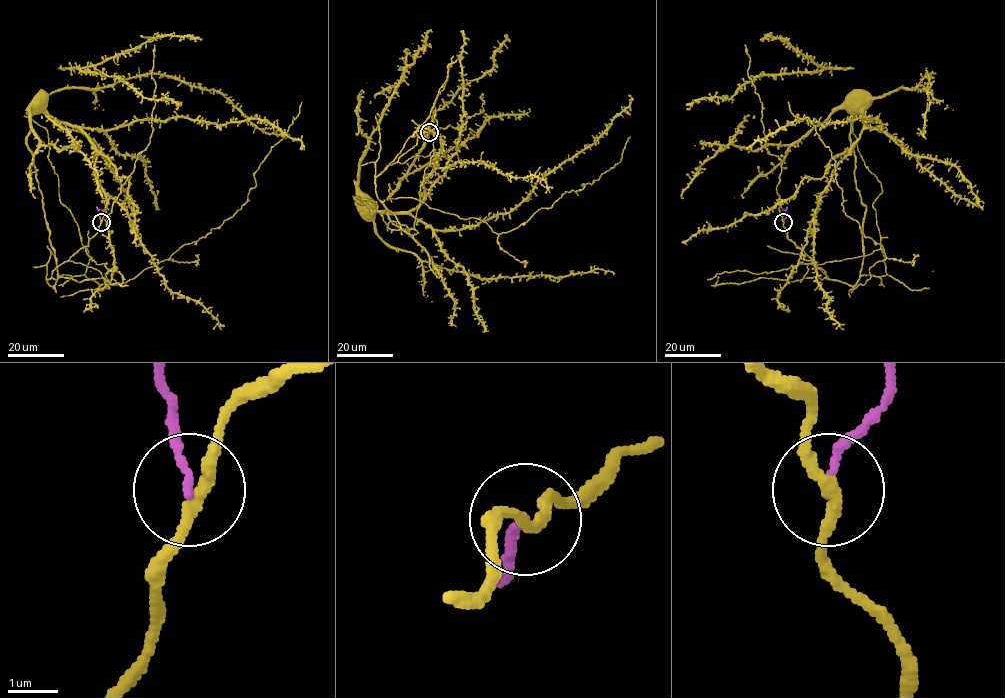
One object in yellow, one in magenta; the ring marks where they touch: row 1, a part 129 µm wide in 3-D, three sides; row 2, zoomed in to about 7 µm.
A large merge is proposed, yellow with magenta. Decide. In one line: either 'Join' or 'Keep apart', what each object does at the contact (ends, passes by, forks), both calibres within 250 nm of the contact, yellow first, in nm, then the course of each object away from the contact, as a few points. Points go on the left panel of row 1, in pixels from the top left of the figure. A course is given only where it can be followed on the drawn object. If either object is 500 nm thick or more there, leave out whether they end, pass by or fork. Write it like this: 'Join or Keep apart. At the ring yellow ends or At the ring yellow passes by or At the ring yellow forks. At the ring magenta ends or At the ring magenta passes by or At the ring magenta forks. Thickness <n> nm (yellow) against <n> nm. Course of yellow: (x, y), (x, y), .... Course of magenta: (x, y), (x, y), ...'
Keep apart. At the ring yellow passes by. At the ring magenta ends. Thickness 240 nm (yellow) against 150 nm. Course of yellow: (101, 222), (87, 246), (62, 263), (47, 282), (53, 286), (57, 278), (55, 249), (27, 143), (36, 97). Course of magenta: (101, 222), (98, 210), (106, 209)

